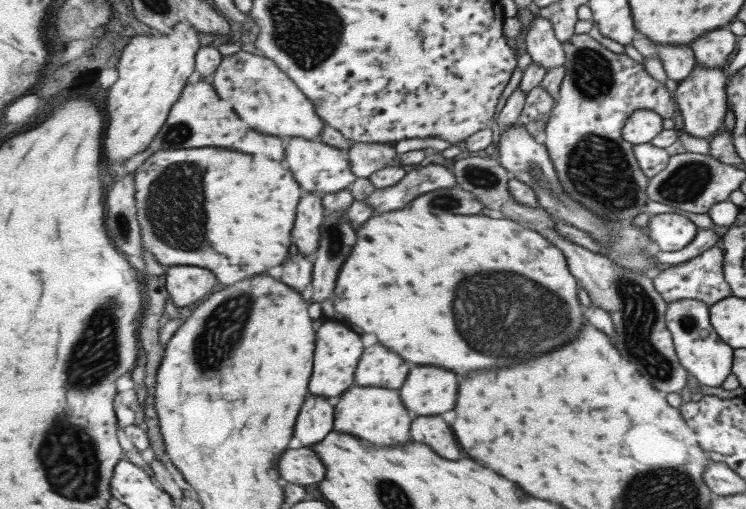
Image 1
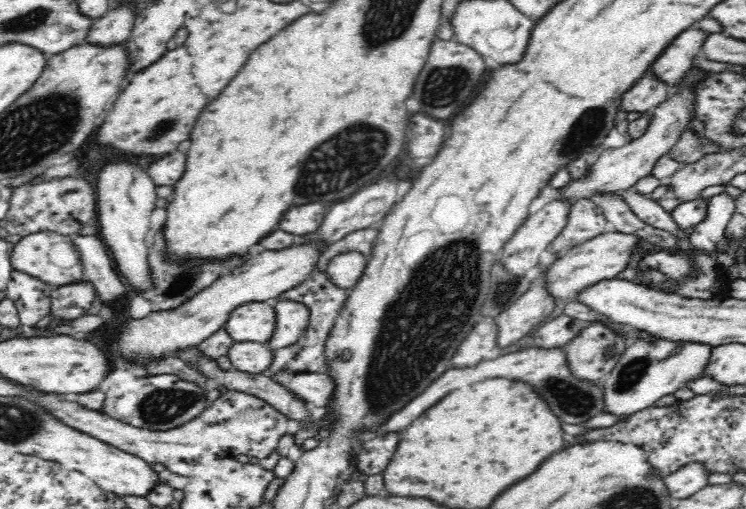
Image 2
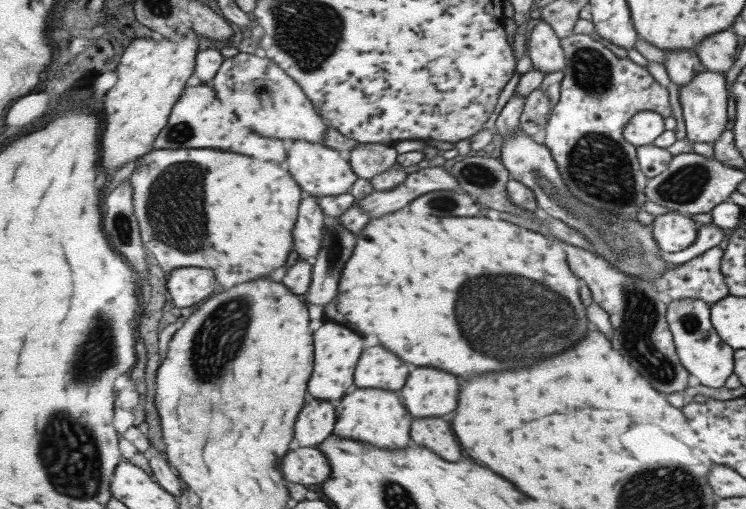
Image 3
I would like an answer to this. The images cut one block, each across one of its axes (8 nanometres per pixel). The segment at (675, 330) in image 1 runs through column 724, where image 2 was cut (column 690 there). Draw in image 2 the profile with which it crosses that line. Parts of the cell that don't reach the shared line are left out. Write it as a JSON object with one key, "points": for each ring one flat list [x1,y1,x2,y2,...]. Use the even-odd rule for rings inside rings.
{"points":[[641,330,629,343,619,364,602,380,605,386,606,410,620,420,629,414,644,410,655,404,662,396,674,394,689,383,704,378,712,359,715,346,698,341,668,339,662,335]]}

